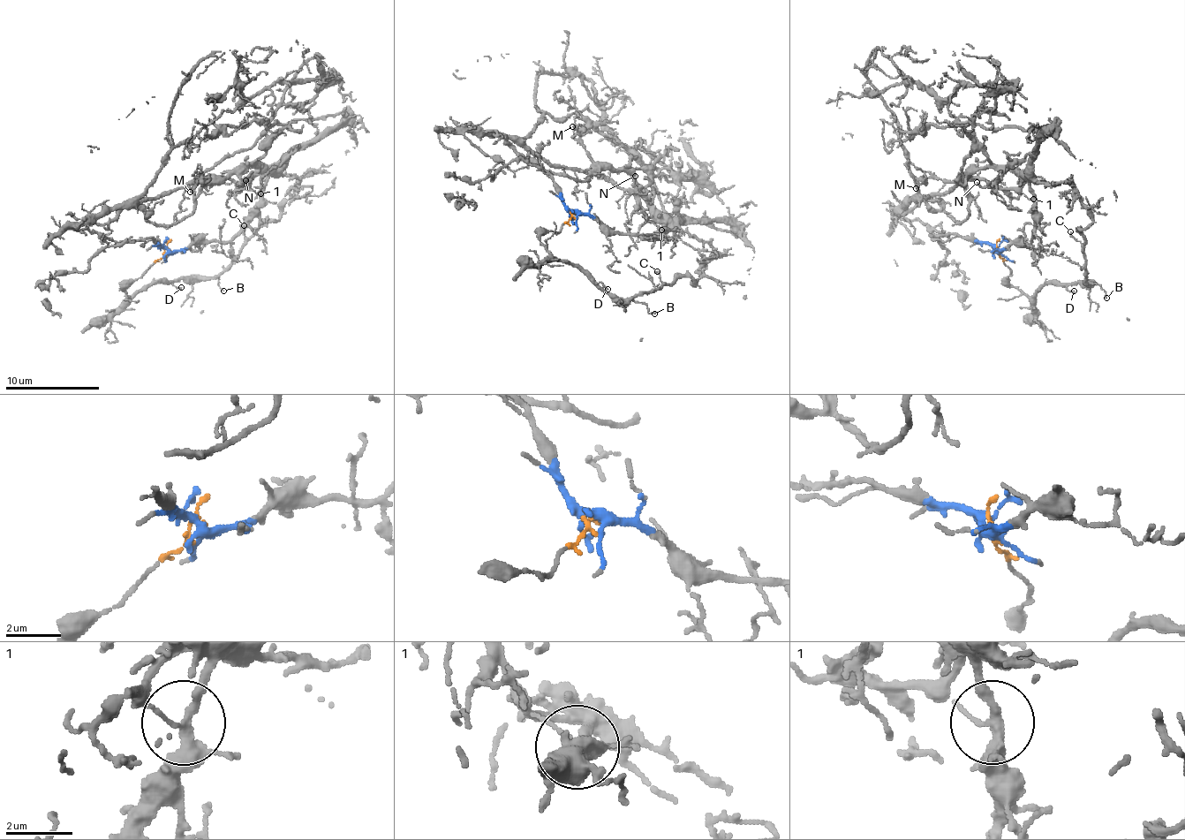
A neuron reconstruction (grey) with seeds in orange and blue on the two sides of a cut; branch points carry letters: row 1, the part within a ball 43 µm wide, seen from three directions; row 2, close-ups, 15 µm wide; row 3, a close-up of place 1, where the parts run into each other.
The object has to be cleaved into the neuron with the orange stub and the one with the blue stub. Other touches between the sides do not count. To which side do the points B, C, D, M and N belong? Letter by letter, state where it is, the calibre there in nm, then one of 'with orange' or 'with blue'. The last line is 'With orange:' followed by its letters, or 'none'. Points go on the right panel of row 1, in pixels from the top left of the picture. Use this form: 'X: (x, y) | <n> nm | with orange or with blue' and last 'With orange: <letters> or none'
B: (1106, 298) | 80 nm | with orange
C: (1070, 231) | 130 nm | with orange
D: (1074, 291) | 120 nm | with orange
M: (916, 188) | 110 nm | with blue
N: (977, 182) | 140 nm | with blue
With orange: B, C, D

